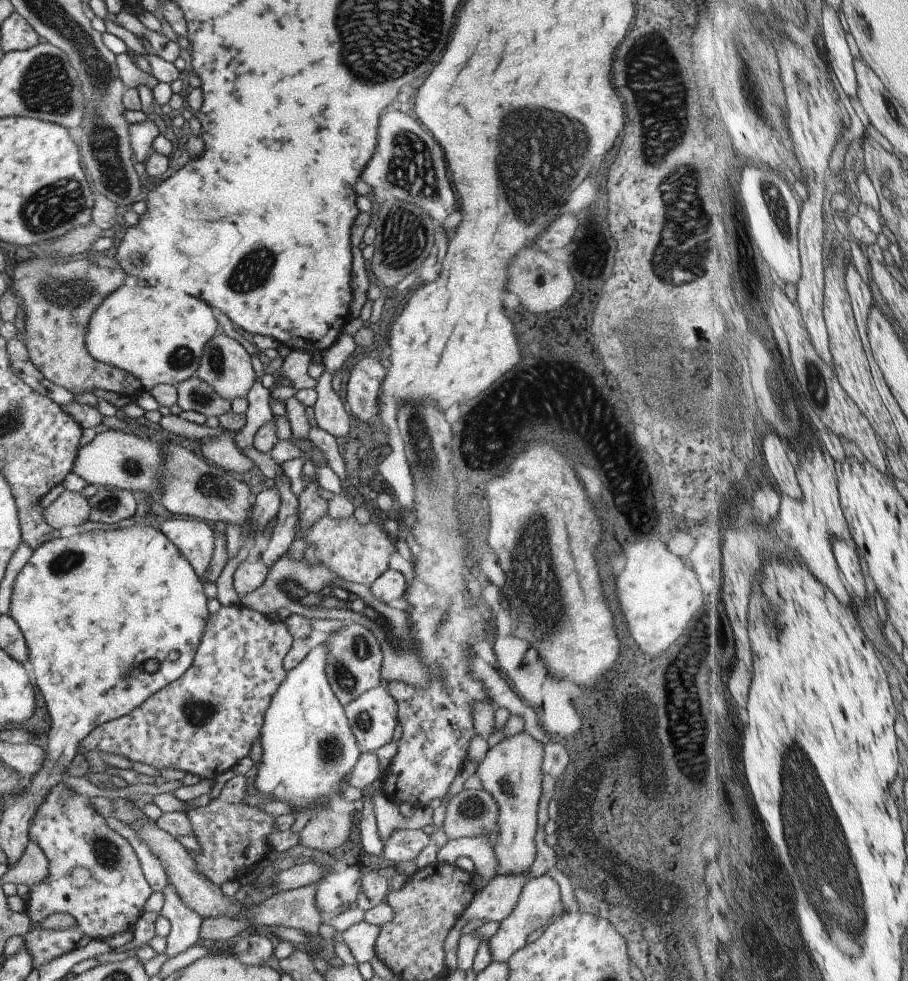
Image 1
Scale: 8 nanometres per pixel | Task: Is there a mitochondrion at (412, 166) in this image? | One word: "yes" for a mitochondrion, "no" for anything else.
yes

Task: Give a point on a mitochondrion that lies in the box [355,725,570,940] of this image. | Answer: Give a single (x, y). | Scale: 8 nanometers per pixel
(471, 808)

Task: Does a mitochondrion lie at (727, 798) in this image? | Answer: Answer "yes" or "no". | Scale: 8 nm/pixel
no

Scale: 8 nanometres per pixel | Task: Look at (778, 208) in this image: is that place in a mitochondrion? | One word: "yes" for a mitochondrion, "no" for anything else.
no

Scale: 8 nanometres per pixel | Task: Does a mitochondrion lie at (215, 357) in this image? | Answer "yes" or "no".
yes

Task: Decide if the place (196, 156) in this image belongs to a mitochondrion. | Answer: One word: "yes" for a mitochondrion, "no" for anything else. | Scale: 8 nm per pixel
no

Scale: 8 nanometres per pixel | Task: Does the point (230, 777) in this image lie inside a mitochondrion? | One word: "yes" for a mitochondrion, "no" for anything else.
no

